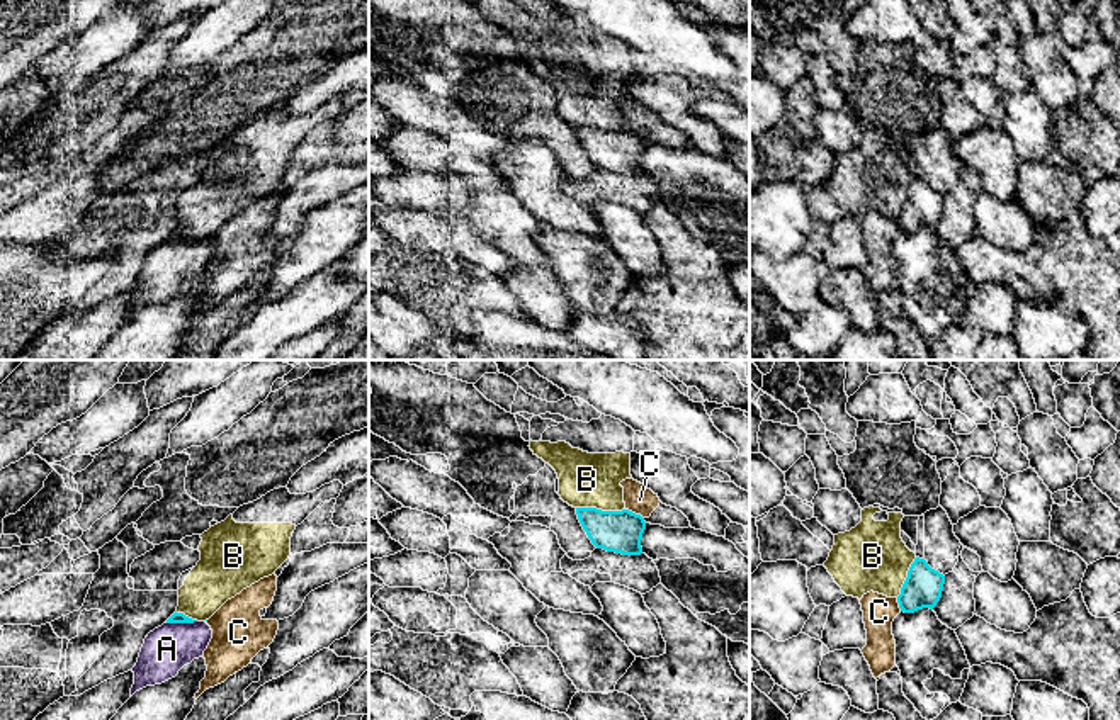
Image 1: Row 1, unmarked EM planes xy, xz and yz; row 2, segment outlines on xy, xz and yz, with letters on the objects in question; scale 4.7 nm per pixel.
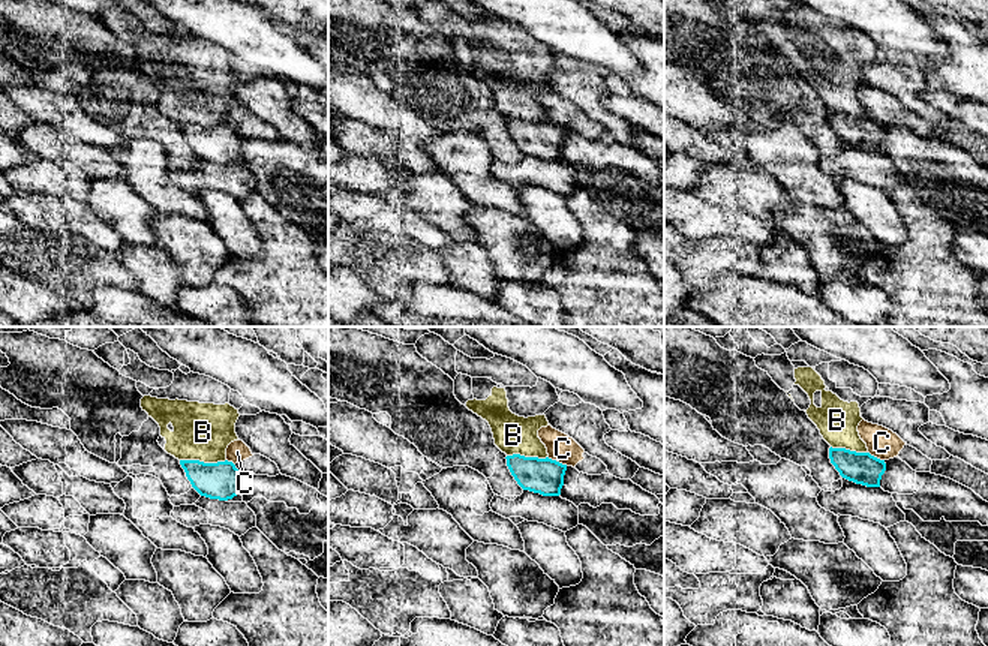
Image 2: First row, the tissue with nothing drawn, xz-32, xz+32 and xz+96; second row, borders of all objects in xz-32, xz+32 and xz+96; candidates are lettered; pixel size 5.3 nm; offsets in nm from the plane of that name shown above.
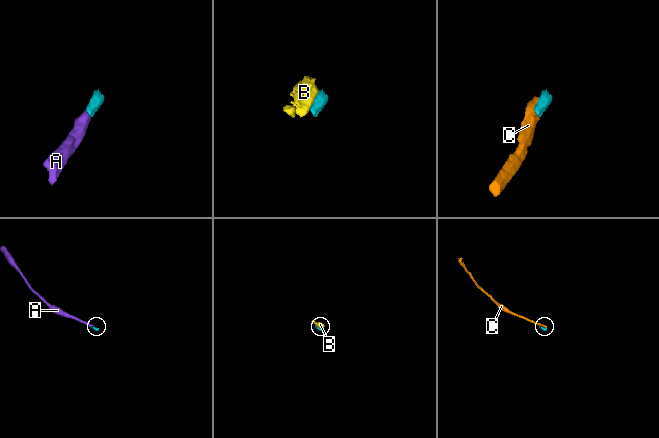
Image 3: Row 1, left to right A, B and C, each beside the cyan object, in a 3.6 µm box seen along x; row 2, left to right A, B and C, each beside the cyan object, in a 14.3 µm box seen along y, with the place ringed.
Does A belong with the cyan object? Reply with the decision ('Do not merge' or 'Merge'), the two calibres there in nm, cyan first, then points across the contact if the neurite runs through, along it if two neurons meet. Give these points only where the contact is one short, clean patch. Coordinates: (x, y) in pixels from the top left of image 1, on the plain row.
Merge. Thickness 50 nm (cyan) against 220 nm. Path across: xy (177, 236), (181, 241), (181, 255), (167, 269)

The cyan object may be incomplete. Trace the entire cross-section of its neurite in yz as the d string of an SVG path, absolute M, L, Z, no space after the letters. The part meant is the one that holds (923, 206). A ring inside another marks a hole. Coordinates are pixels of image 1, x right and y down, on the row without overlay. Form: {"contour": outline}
{"contour": "M916 177L897 216L901 231L933 229L942 217L943 204L945 195L931 188L925 178Z"}

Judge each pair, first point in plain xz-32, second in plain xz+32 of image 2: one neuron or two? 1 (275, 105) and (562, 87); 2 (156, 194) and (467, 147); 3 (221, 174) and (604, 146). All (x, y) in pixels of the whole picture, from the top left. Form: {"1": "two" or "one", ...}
{"1": "one", "2": "one", "3": "two"}

